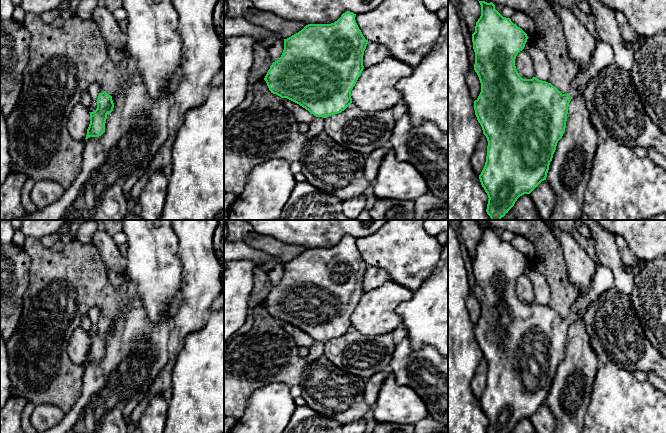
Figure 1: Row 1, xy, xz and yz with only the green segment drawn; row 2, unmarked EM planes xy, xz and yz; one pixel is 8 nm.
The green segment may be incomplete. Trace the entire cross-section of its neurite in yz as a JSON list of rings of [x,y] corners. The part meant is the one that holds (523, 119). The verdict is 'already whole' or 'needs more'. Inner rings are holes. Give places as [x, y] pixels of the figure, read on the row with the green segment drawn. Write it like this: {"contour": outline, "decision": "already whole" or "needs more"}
{"contour": [[[492,2],[479,3],[481,16],[476,22],[472,42],[474,70],[481,83],[481,92],[474,101],[474,110],[488,141],[486,162],[479,179],[489,198],[487,214],[491,220],[501,220],[520,196],[530,194],[546,180],[557,143],[565,132],[570,101],[578,95],[583,83],[614,63],[613,49],[598,40],[588,69],[577,73],[570,91],[562,94],[551,83],[536,77],[523,79],[519,75],[515,59],[529,37],[510,18],[503,17]]], "decision": "needs more"}

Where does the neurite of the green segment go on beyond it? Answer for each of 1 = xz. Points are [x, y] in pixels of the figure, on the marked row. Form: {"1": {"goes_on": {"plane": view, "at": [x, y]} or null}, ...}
{"1": {"goes_on": null}}

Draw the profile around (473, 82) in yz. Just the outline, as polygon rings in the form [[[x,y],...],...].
[[[470,69],[466,74],[466,81],[473,101],[477,100],[481,92],[481,83],[474,69]]]

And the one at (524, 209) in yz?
[[[524,194],[501,220],[540,220],[540,218],[530,194]]]

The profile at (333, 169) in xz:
[[[323,131],[305,142],[299,161],[308,183],[345,202],[362,195],[371,184],[364,176],[365,157],[338,144]]]

